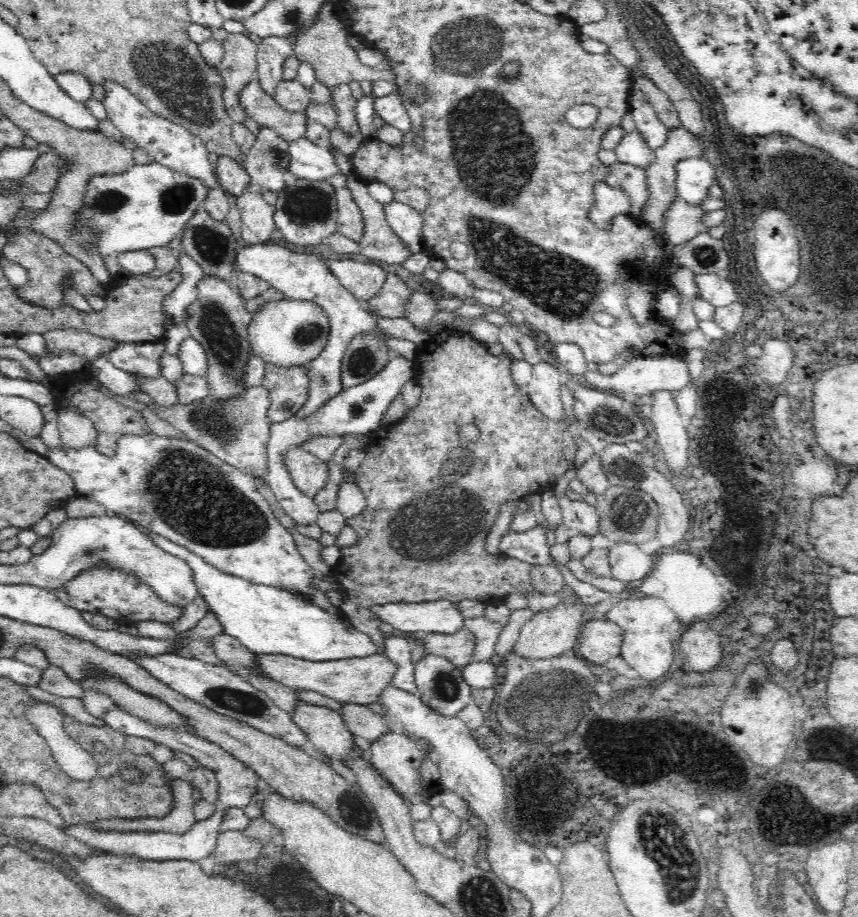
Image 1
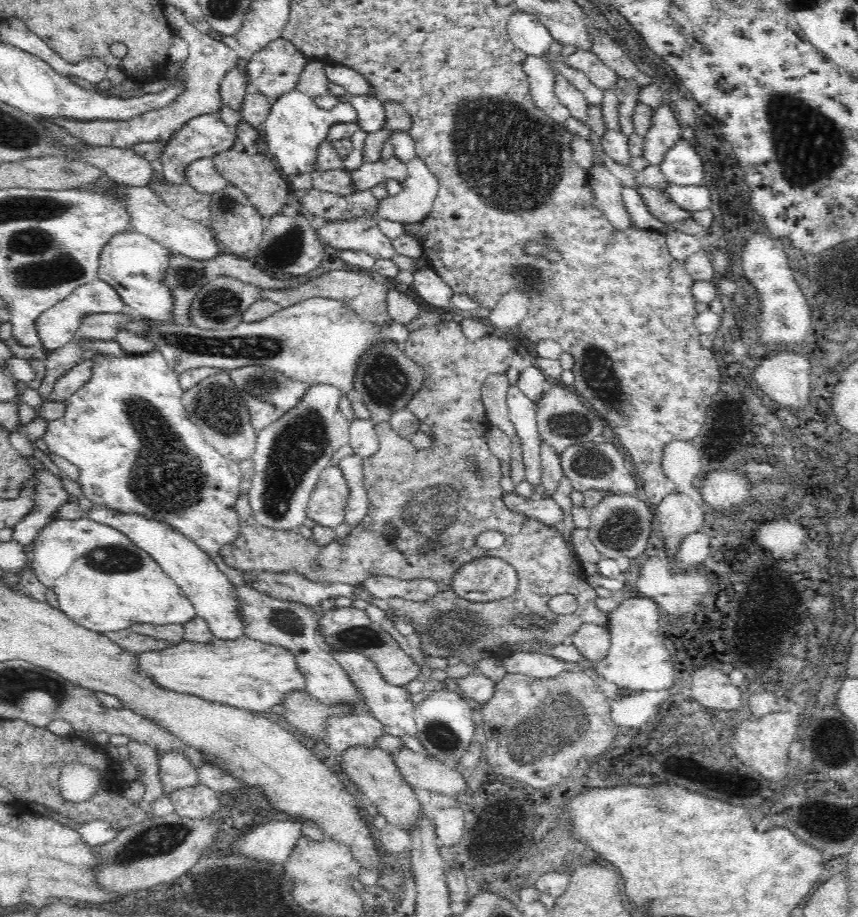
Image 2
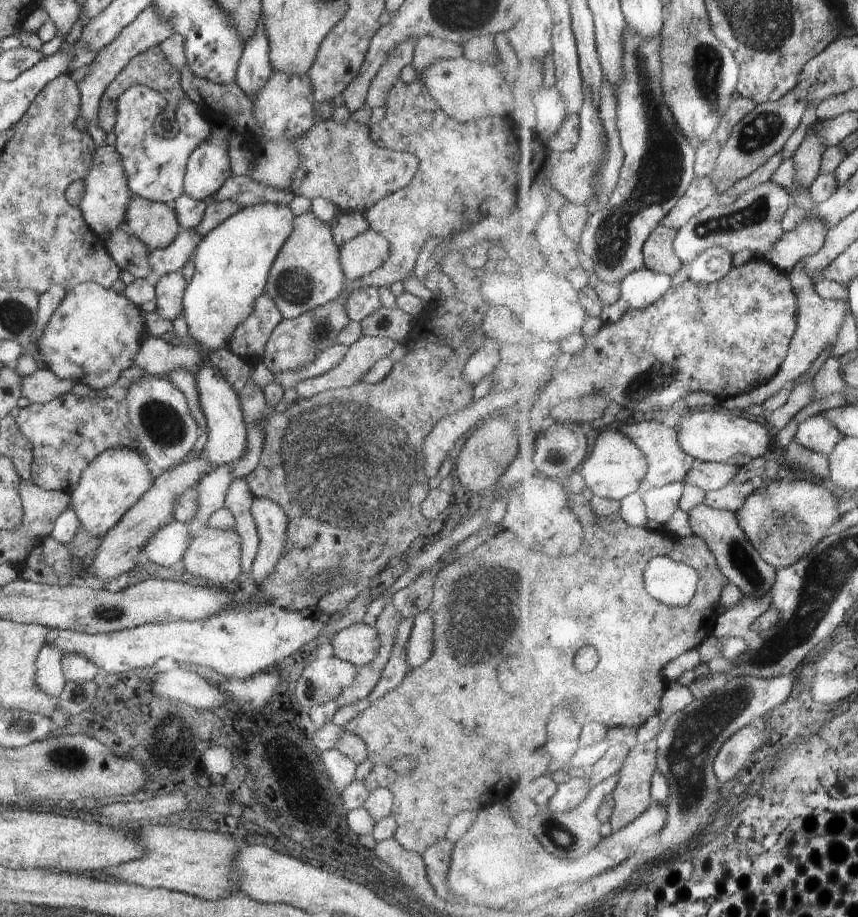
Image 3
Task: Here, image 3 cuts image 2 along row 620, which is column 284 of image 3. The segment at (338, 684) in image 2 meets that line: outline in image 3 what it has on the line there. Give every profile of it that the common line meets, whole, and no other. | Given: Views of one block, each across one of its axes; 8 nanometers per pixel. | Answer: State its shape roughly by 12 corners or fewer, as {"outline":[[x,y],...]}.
{"outline":[[294,216],[265,294],[284,320],[332,302],[342,274],[331,226]]}

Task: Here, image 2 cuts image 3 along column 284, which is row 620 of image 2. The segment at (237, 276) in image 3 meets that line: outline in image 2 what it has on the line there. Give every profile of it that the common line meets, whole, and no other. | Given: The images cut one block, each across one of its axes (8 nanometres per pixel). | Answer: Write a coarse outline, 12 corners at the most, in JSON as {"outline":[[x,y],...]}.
{"outline":[[138,513],[86,514],[146,551],[218,640],[245,624],[235,584],[194,541]]}

